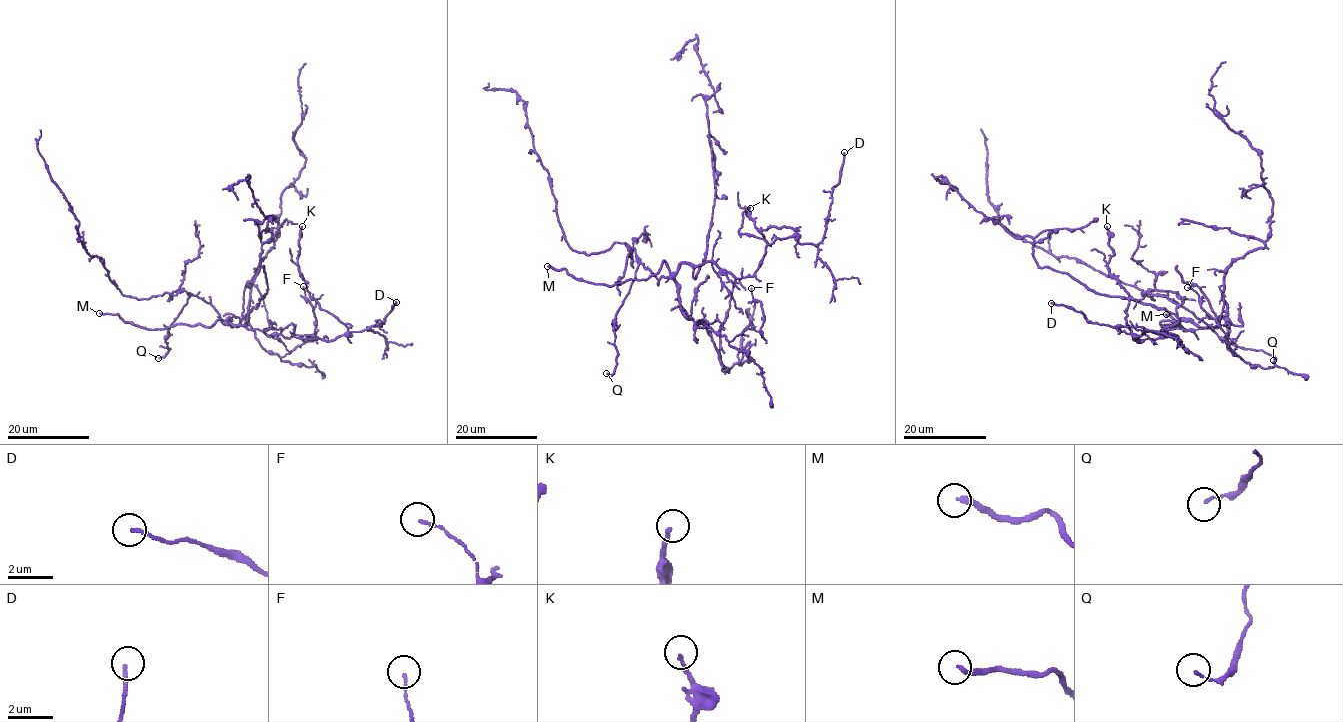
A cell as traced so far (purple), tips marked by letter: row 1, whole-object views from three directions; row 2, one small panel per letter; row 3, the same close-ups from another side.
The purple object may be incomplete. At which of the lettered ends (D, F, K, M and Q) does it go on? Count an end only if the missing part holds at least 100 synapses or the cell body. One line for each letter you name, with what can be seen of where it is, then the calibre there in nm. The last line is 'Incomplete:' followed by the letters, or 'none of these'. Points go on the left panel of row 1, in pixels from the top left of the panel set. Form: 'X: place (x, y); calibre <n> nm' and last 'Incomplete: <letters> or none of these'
M: place (99, 313); calibre 200 nm
Incomplete: M

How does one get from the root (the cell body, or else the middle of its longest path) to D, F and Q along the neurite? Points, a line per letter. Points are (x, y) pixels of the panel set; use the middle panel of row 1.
D: (663, 276), (681, 263), (709, 261), (737, 277), (751, 276), (777, 238), (818, 245), (844, 152)
F: (663, 276), (677, 286), (679, 308), (686, 317), (728, 341), (762, 326), (761, 303), (753, 299), (751, 288)
Q: (663, 276), (658, 278), (641, 263), (638, 265), (629, 293), (616, 314), (617, 365), (610, 375), (606, 373)

